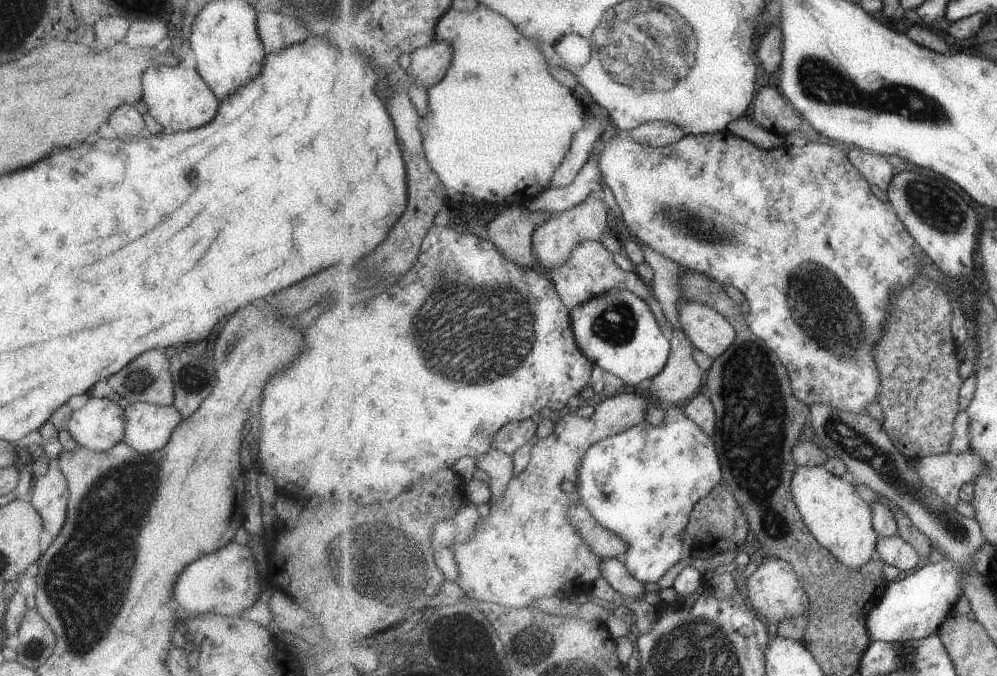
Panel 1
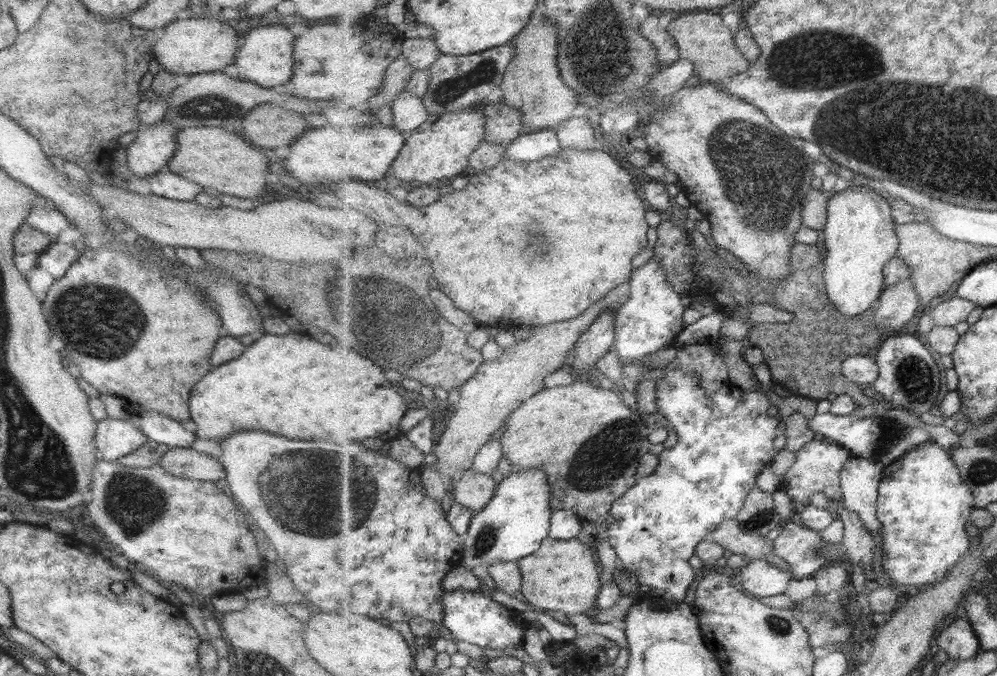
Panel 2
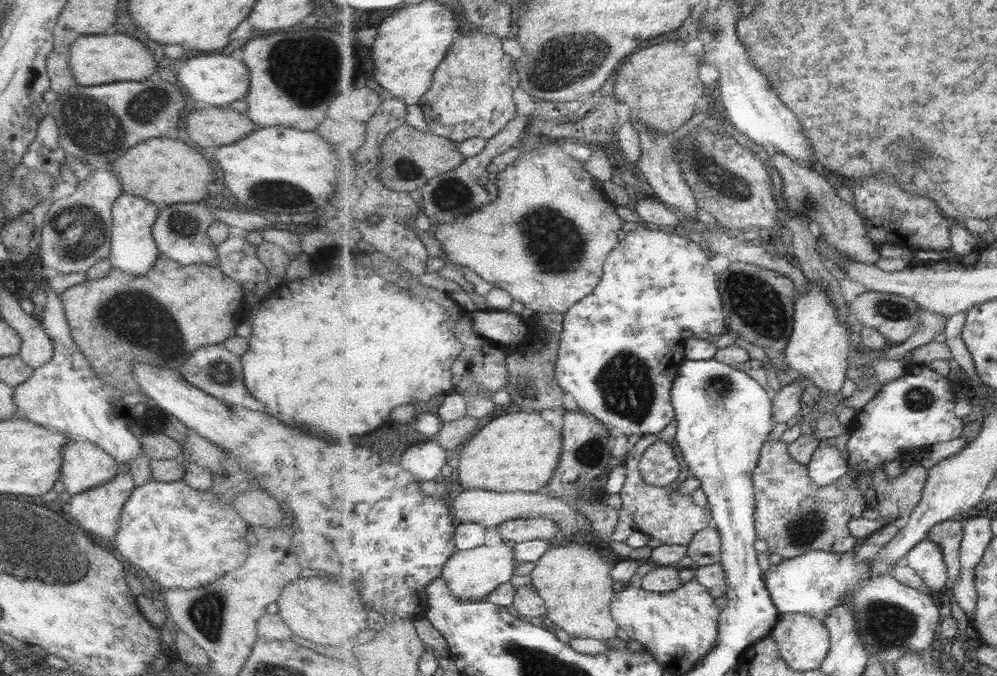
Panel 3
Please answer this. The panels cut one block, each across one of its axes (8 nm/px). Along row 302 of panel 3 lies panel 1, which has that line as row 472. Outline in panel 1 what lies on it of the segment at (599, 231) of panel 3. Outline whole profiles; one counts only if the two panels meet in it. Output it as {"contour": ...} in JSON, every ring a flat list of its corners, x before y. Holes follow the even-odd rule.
{"contour":[[645,388,632,391,626,389,605,399,596,406,590,417,567,413,556,422,555,432,551,436,537,440,531,449,531,460,527,468,511,479,506,493,498,503,490,504,489,514,478,520,476,535,469,542,452,544,457,568,460,570,457,584,467,596,510,609,522,609,541,597,557,595,568,598,572,594,593,592,594,582,602,576,603,559,592,551,586,539,568,519,568,510,572,506,581,505,578,470,589,448,608,436,621,434,644,423,651,406,661,407]]}

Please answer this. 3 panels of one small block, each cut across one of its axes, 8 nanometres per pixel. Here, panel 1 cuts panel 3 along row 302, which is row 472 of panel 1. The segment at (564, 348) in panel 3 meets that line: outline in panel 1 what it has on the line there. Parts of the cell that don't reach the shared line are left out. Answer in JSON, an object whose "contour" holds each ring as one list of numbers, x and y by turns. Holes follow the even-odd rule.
{"contour":[[669,407,666,409,666,416,660,426,653,426,645,421,639,426,626,430,621,434,611,435,599,442,596,442,583,457,582,466,578,470,578,495,580,496,580,504,587,507,600,525,605,526,609,530,616,532,626,542,628,549,623,557,625,566,629,572,642,583,649,583,655,586,658,580,681,559,687,555,685,550,684,532,688,527,692,518,693,509,698,500,704,499,719,483,724,480,724,468,721,464,720,454,717,452,716,440,710,437,701,425,693,422,682,407]]}

